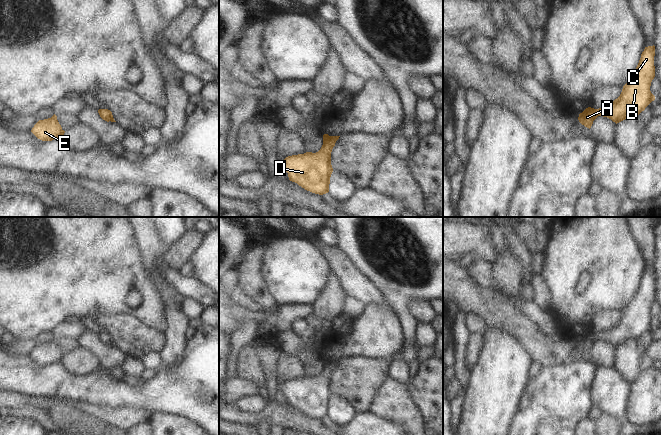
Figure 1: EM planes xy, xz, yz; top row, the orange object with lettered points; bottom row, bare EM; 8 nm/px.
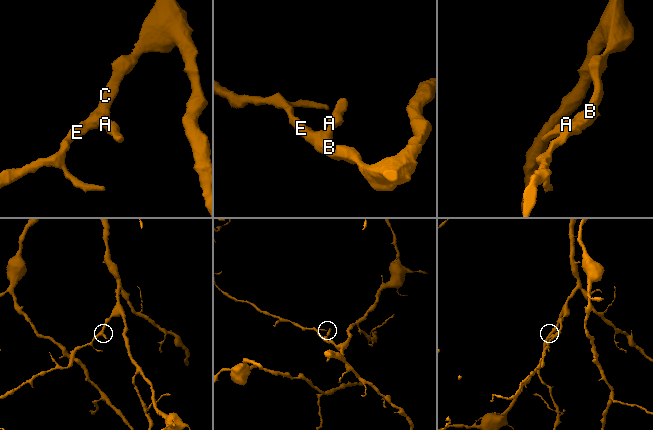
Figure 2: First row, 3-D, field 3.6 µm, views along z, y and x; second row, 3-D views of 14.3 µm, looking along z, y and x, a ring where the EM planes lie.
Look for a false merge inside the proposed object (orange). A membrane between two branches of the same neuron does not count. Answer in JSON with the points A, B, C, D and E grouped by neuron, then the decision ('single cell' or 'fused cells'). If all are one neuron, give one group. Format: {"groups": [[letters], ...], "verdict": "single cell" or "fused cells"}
{"groups": [["A", "B", "C", "D", "E"]], "verdict": "single cell"}

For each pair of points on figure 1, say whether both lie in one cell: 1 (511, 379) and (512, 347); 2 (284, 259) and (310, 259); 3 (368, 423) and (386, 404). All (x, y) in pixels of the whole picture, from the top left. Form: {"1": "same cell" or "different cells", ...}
{"1": "same cell", "2": "same cell", "3": "different cells"}

